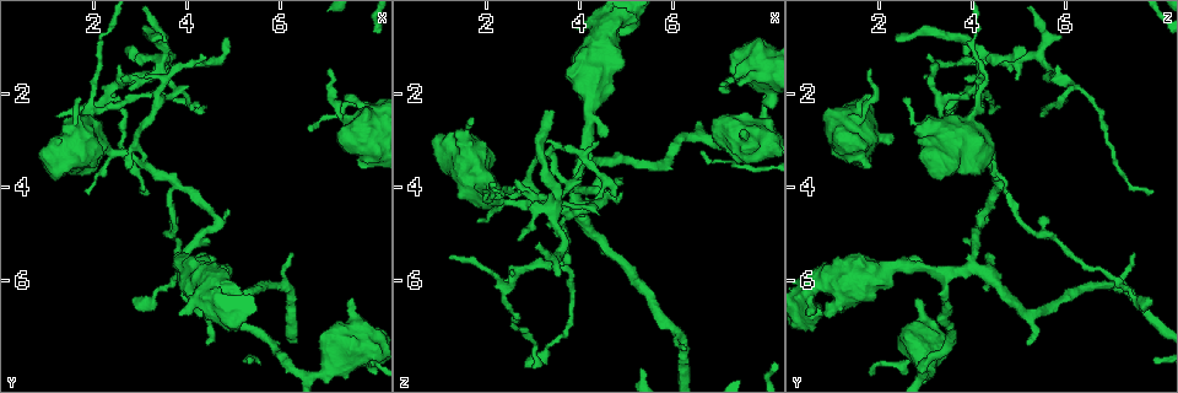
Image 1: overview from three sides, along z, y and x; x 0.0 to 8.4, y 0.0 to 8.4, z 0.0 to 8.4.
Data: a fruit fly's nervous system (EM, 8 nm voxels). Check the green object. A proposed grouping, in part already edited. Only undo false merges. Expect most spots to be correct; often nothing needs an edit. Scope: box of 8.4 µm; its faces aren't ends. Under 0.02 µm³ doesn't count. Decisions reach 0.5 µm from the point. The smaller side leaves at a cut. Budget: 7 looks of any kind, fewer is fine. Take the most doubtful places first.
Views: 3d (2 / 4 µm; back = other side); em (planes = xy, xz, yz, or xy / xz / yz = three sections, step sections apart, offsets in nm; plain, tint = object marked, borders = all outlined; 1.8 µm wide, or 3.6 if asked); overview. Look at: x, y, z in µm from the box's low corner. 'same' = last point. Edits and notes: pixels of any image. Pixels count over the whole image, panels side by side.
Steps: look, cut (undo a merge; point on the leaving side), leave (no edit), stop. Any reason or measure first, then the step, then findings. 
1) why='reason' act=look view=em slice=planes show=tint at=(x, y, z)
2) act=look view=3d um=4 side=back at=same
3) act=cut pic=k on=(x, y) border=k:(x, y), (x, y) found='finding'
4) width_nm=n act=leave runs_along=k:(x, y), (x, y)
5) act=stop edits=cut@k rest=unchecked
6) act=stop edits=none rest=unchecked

why='sudden change in width' act=look view=3d um=4 at=(7.95, 2.75, 1.35)

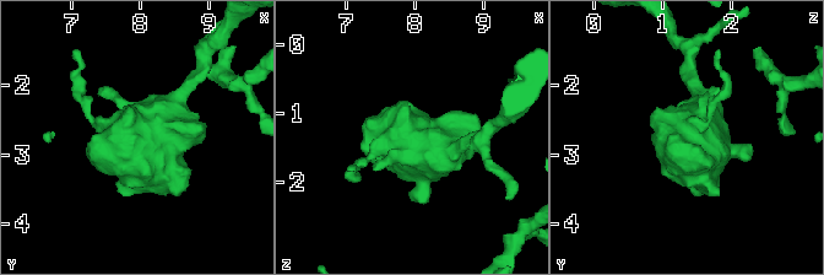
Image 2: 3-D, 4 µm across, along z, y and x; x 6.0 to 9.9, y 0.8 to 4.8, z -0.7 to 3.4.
why='shape alone is not enough' act=look view=em um=3.6 slice=xy step=4 show=tint at=(7.90, 2.75, 1.45)

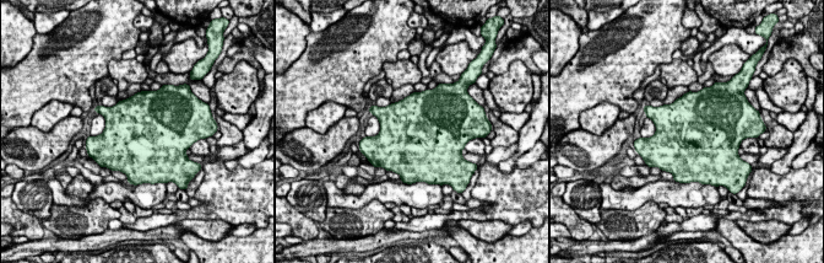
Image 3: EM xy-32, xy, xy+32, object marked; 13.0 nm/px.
why='another direction' act=look view=em um=3.6 slice=planes show=tint at=same

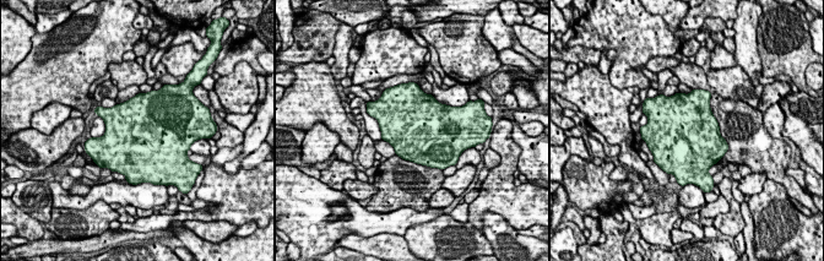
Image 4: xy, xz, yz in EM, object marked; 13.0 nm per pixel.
act=leave found='continuous, no second neuron'

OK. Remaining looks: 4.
why='sharp bend' act=look view=3d um=4 at=(4.65, 4.80, 4.10)

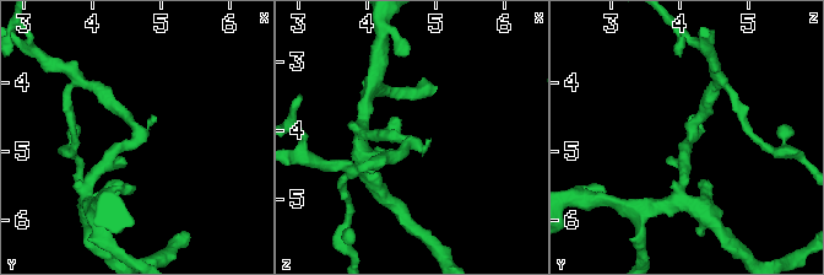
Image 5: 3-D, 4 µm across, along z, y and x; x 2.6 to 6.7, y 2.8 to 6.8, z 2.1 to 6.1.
arm_widths_nm=190,190 why='now the EM' act=look view=em slice=yz step=8 show=tint at=(4.65, 4.80, 4.15)

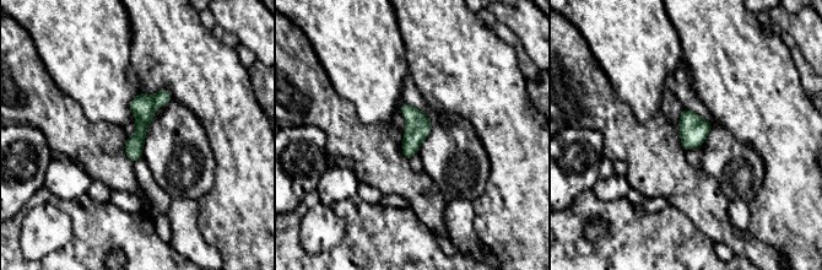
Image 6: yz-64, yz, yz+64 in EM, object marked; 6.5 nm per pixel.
act=leave runs_along=6:(165, 92), (144, 113), (133, 157) found='all the same neuron'

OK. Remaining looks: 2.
why='sudden change in width' act=look view=em um=3.6 slice=yz step=8 show=tint at=(1.95, 2.80, 3.85)

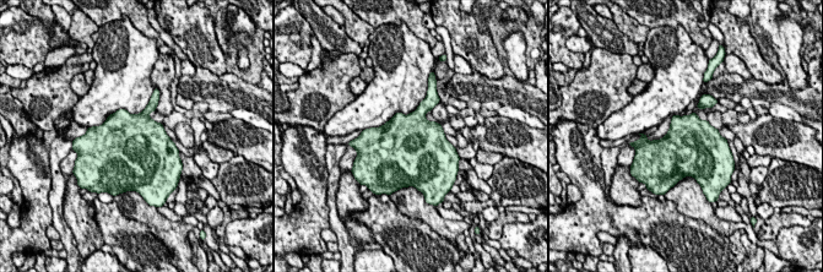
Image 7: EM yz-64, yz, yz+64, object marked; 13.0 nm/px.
act=leave found='continuous, no second neuron'

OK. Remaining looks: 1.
act=stop edits=none rest=unchecked

